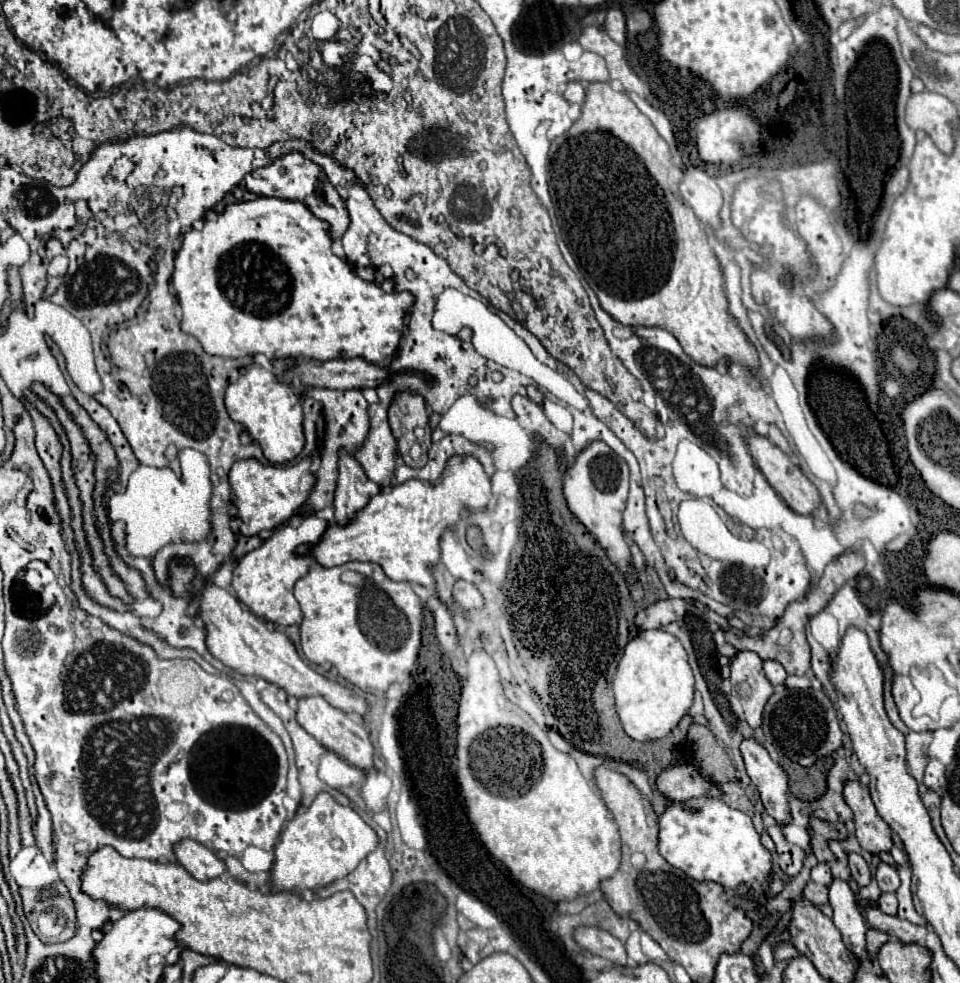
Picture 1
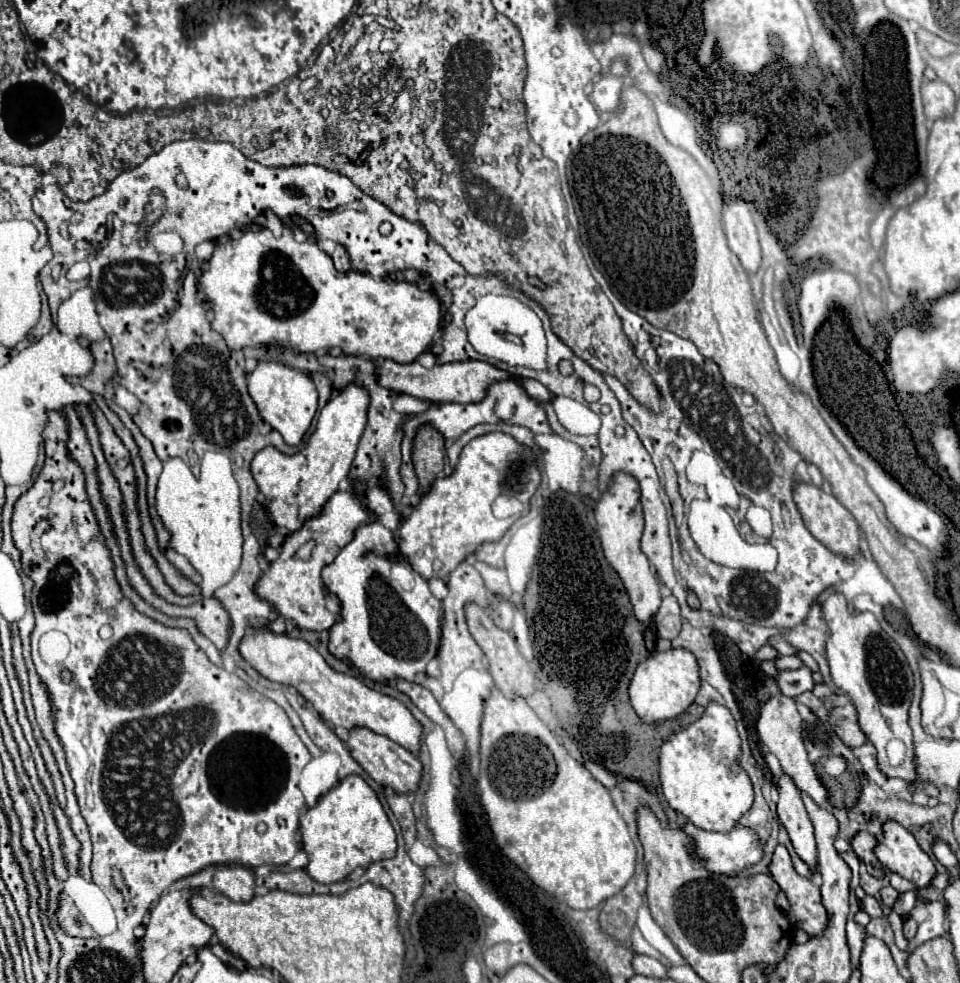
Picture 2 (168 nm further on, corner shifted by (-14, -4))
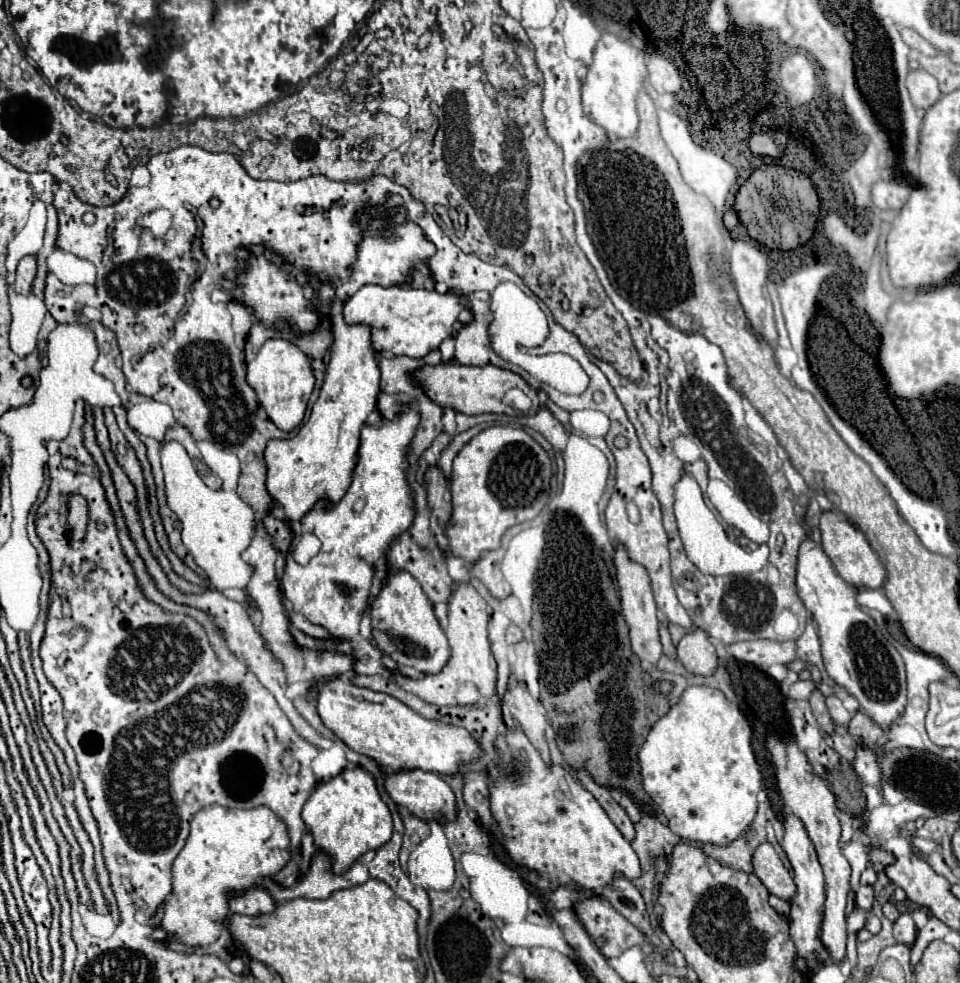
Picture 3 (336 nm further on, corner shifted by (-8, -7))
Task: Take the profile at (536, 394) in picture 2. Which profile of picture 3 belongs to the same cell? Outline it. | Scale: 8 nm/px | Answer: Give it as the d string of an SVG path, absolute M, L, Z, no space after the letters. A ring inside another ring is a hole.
M442 363L436 367L430 365L418 371L418 379L422 379L422 387L430 391L430 399L434 399L434 403L438 403L440 407L450 407L454 411L460 411L464 415L480 415L480 413L516 415L516 411L512 411L510 407L502 403L504 393L512 387L522 389L532 399L534 405L530 409L530 415L534 415L540 409L540 399L538 399L536 389L532 389L520 375L508 369L494 367L494 365L486 365L486 367L470 367L470 365L460 365L460 363Z

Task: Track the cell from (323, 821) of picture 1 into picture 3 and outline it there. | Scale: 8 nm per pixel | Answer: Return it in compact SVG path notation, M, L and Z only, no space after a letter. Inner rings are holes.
M362 767L346 769L330 781L318 783L304 805L302 819L314 835L316 847L334 859L334 873L346 871L364 853L382 847L382 843L390 839L394 825L390 809L382 801L374 777Z

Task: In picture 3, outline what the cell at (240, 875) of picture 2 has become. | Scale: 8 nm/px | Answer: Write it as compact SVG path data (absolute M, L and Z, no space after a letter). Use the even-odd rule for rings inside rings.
M262 887L248 889L246 893L230 899L230 911L232 911L232 913L238 913L238 915L258 917L258 915L272 913L274 909L276 909L274 899L272 899L270 893L266 893Z

